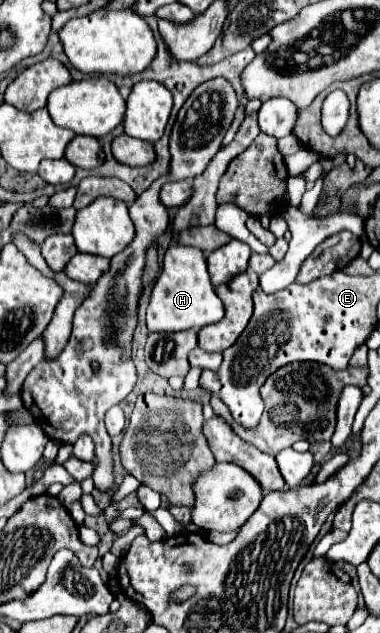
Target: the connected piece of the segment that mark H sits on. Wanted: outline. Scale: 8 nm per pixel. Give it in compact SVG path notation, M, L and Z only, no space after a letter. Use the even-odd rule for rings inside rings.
M178 243L170 245L162 261L162 271L150 293L150 303L146 309L148 331L184 331L190 327L216 323L222 317L224 307L210 283L204 253L196 247L184 247Z

